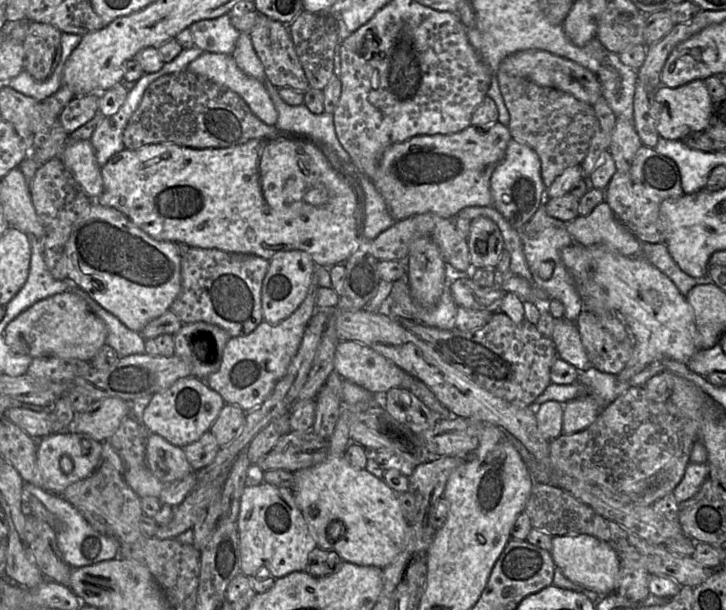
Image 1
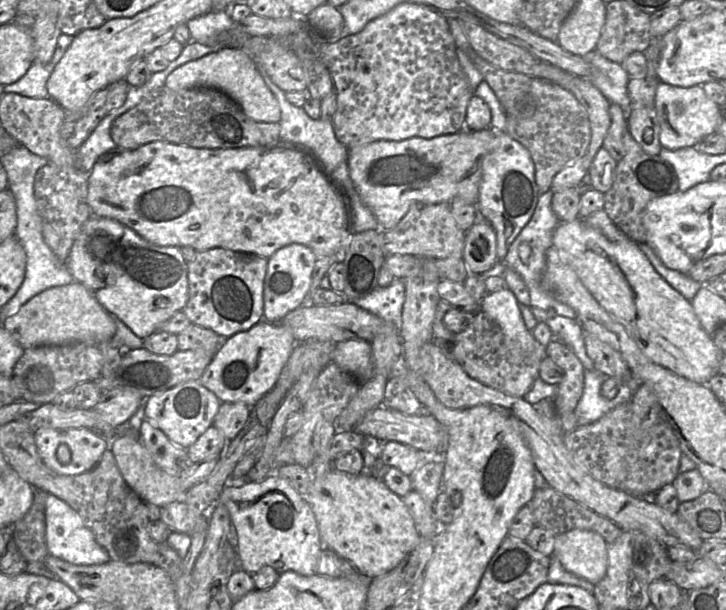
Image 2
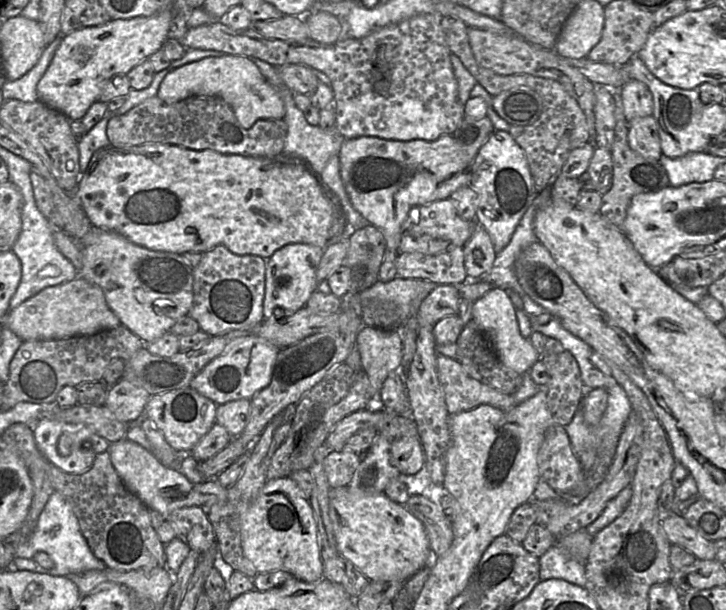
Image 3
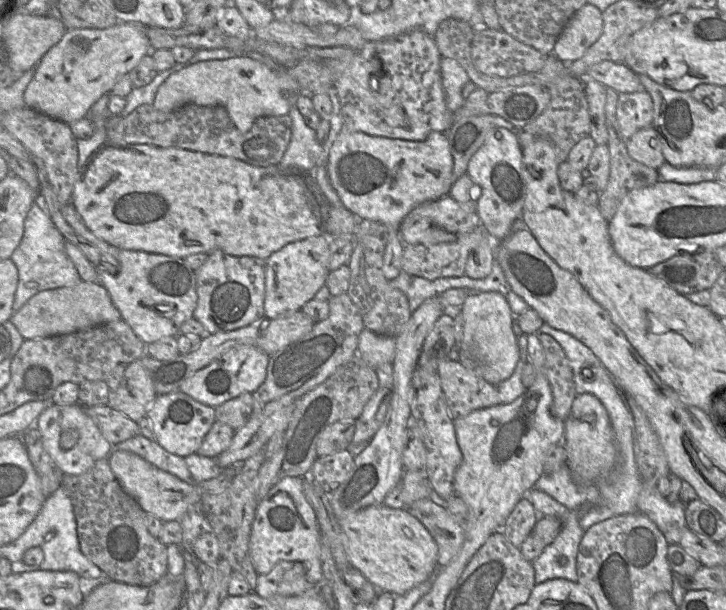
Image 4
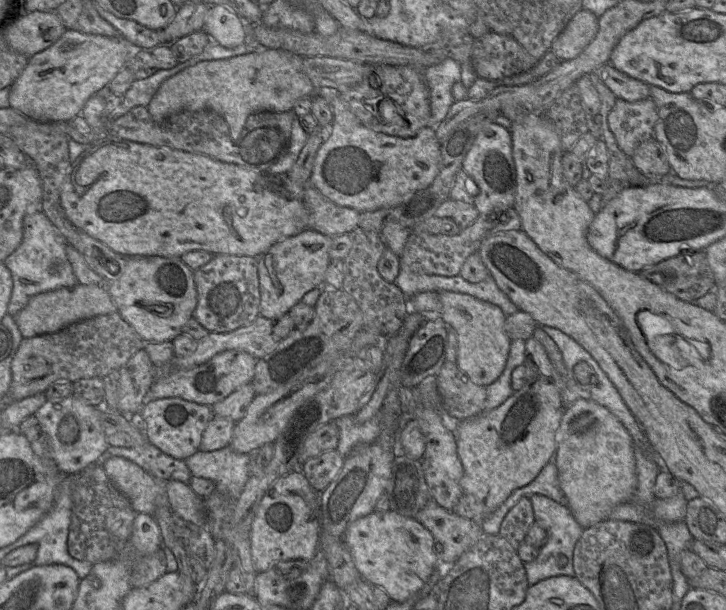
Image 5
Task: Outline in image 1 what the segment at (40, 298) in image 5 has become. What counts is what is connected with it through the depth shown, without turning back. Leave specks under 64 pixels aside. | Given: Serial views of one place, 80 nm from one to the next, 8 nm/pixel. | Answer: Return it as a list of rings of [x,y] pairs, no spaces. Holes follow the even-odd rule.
[[[71,290],[42,299],[8,323],[4,340],[12,352],[36,357],[57,357],[91,361],[106,343],[105,323]]]

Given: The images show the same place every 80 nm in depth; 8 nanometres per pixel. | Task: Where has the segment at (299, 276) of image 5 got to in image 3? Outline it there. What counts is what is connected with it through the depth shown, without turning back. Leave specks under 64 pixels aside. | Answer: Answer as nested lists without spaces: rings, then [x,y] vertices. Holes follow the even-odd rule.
[[[291,243],[276,250],[266,260],[263,301],[263,316],[265,320],[277,321],[306,306],[309,297],[317,290],[319,284],[316,271],[323,253],[324,249],[318,246]]]

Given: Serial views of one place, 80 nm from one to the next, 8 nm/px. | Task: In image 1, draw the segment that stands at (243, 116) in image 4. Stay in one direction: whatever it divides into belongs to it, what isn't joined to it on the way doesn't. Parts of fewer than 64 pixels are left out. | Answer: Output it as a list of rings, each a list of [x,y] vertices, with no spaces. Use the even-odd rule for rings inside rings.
[[[204,52],[188,65],[187,70],[228,87],[244,99],[262,122],[276,124],[278,112],[263,82],[244,73],[232,54]]]

